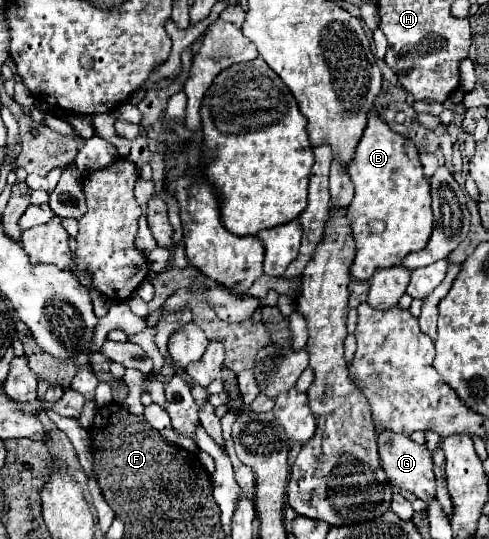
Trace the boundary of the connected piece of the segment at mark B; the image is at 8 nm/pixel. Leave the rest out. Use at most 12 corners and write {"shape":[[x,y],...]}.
{"shape":[[369,116],[347,174],[349,272],[399,266],[433,230],[413,142]]}

